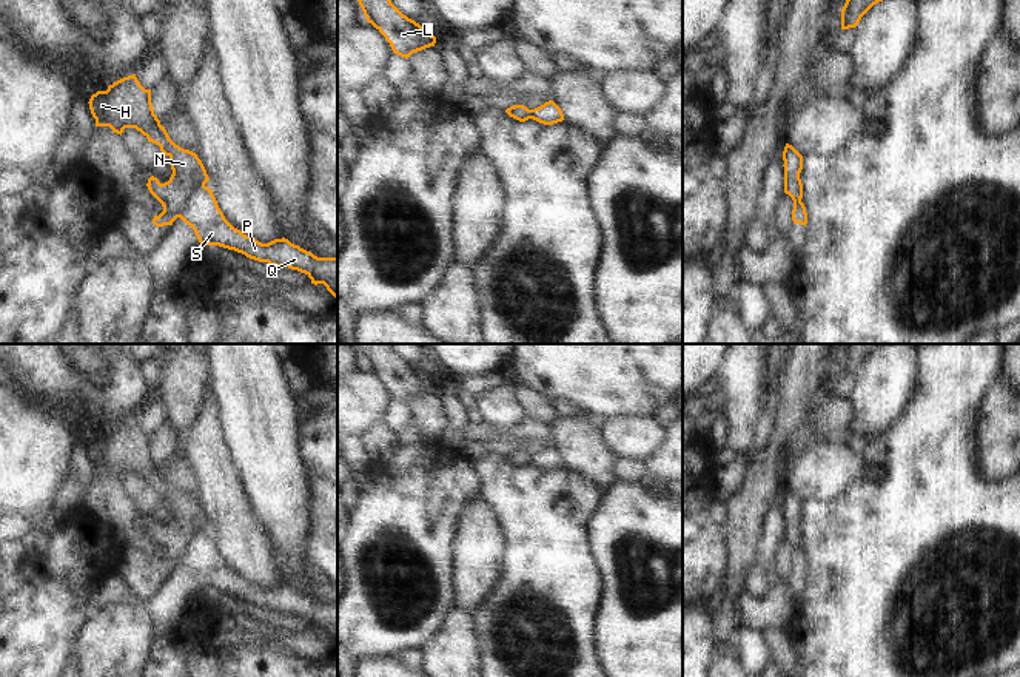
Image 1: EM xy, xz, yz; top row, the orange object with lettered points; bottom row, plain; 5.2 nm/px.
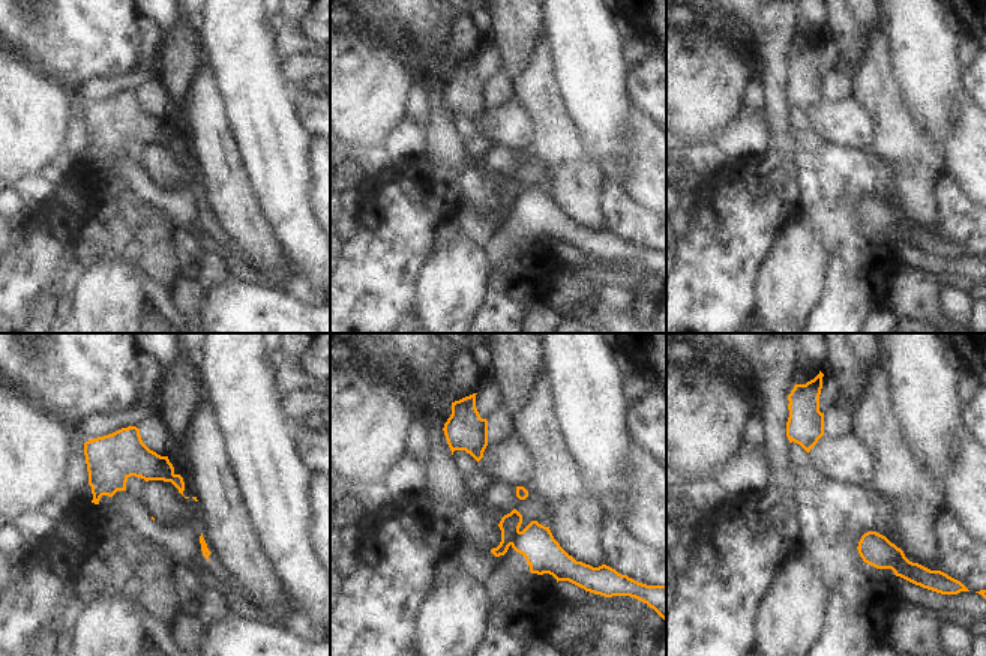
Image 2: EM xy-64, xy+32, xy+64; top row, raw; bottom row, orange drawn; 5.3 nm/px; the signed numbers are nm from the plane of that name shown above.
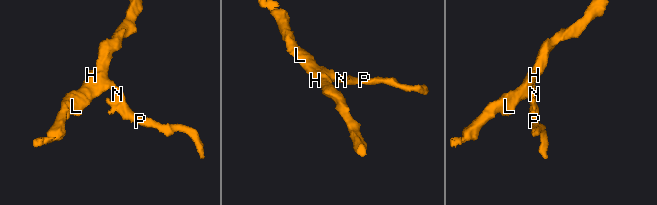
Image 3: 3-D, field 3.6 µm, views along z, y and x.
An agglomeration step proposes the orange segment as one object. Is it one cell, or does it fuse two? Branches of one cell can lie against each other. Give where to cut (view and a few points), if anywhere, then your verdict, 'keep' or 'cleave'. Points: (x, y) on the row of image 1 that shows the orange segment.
xy (204, 185), (197, 185), (191, 191), (191, 198), (177, 216) | cleave

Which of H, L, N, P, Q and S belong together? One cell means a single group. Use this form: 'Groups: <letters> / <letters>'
Groups: H L N / P Q S.

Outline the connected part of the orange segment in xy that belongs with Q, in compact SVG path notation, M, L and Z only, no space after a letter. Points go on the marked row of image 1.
M196 187L179 217L194 230L200 245L219 245L259 262L297 270L337 298L337 258L317 258L285 237L262 244L243 234L225 219L211 188Z

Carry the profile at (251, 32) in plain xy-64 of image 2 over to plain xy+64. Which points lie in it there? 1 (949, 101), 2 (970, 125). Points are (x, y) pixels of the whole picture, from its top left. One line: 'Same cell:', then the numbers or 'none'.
Same cell: 1

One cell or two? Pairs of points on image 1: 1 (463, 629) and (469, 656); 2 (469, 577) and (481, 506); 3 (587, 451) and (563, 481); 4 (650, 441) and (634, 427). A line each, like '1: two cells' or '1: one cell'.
1: one cell
2: one cell
3: two cells
4: one cell

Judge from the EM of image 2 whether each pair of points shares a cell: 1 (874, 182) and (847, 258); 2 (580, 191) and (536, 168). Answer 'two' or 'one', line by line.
1: one
2: two

